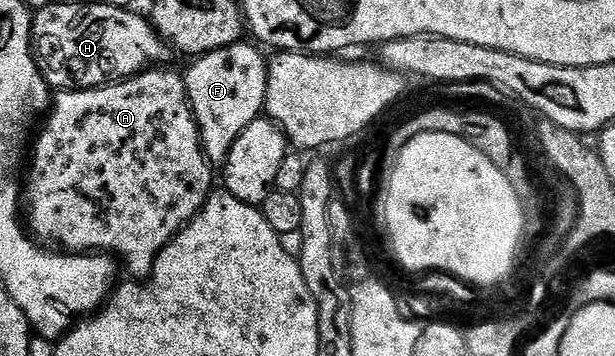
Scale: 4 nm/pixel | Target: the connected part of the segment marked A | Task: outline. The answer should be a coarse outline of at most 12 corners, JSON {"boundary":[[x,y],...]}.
{"boundary":[[181,72],[53,98],[28,229],[145,279],[216,188]]}

